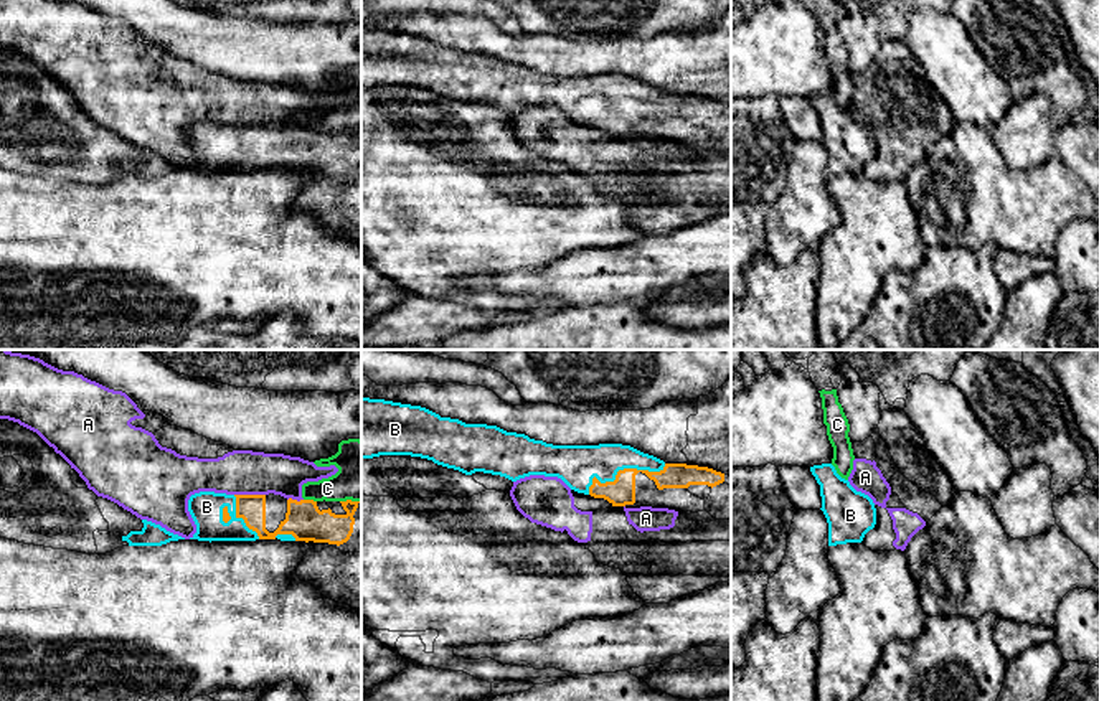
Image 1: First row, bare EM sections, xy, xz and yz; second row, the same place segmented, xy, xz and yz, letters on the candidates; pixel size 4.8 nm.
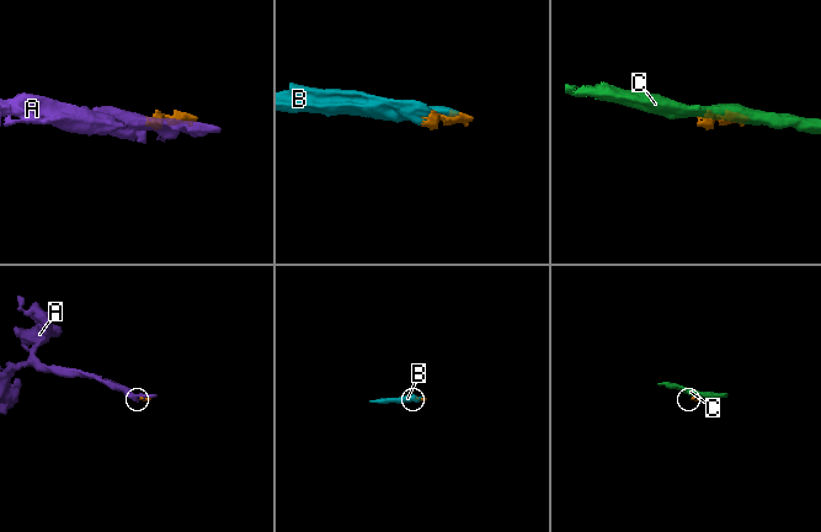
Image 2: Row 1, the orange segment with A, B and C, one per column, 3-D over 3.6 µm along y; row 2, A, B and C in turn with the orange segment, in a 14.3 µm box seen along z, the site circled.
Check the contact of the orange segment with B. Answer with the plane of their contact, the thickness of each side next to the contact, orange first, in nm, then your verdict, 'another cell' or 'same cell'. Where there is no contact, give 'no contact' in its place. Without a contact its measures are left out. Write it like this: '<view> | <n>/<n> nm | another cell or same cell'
xz | 140/200 nm | same cell

